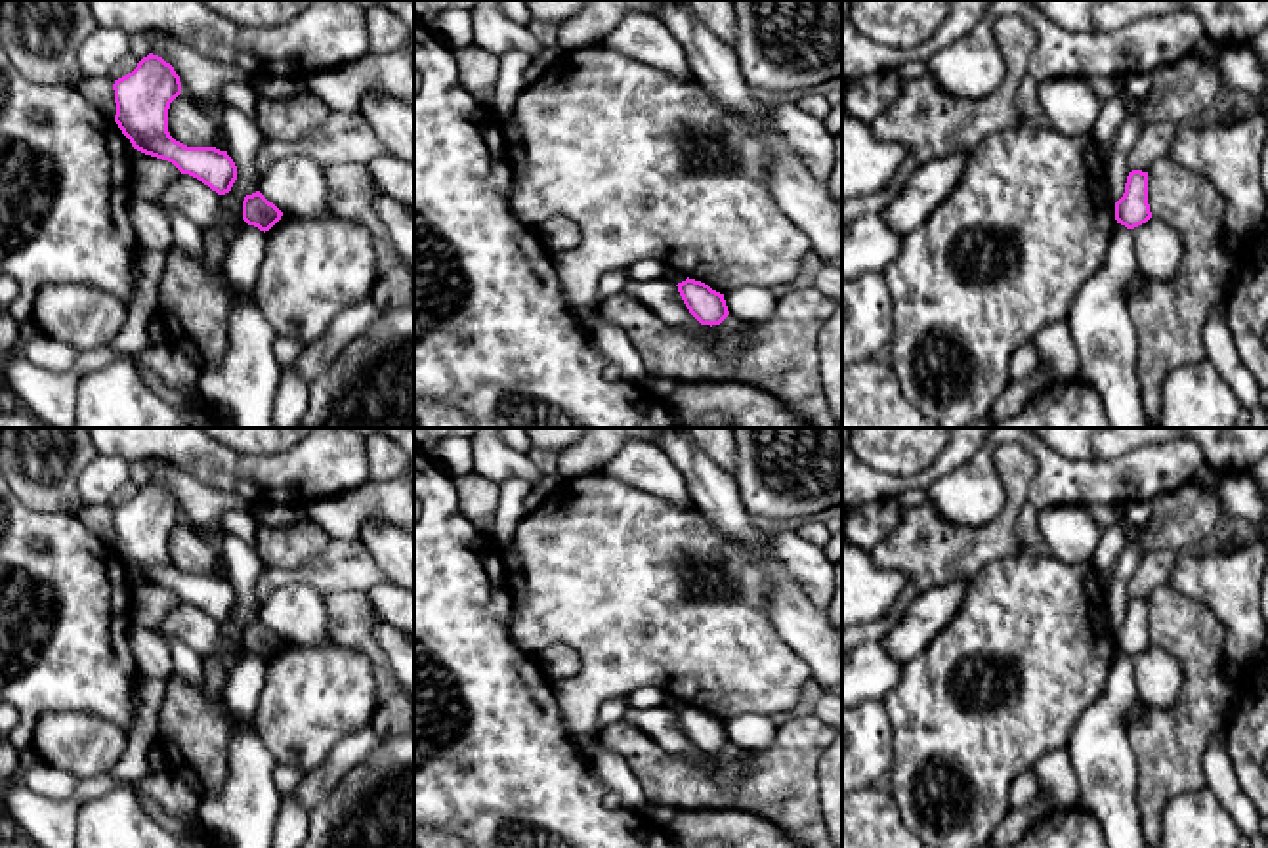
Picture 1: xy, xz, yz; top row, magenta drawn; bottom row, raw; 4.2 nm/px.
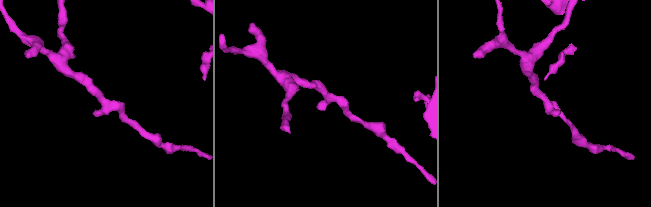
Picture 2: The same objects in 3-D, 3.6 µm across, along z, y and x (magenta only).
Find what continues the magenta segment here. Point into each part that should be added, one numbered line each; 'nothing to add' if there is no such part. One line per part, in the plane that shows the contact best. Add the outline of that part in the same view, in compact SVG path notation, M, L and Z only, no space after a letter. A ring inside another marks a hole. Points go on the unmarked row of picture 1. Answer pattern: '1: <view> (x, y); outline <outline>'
nothing to add

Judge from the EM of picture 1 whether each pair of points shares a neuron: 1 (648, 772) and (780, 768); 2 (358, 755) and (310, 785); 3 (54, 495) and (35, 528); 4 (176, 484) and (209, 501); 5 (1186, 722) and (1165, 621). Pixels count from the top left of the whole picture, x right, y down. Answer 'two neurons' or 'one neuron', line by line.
1: one neuron
2: one neuron
3: two neurons
4: one neuron
5: one neuron

